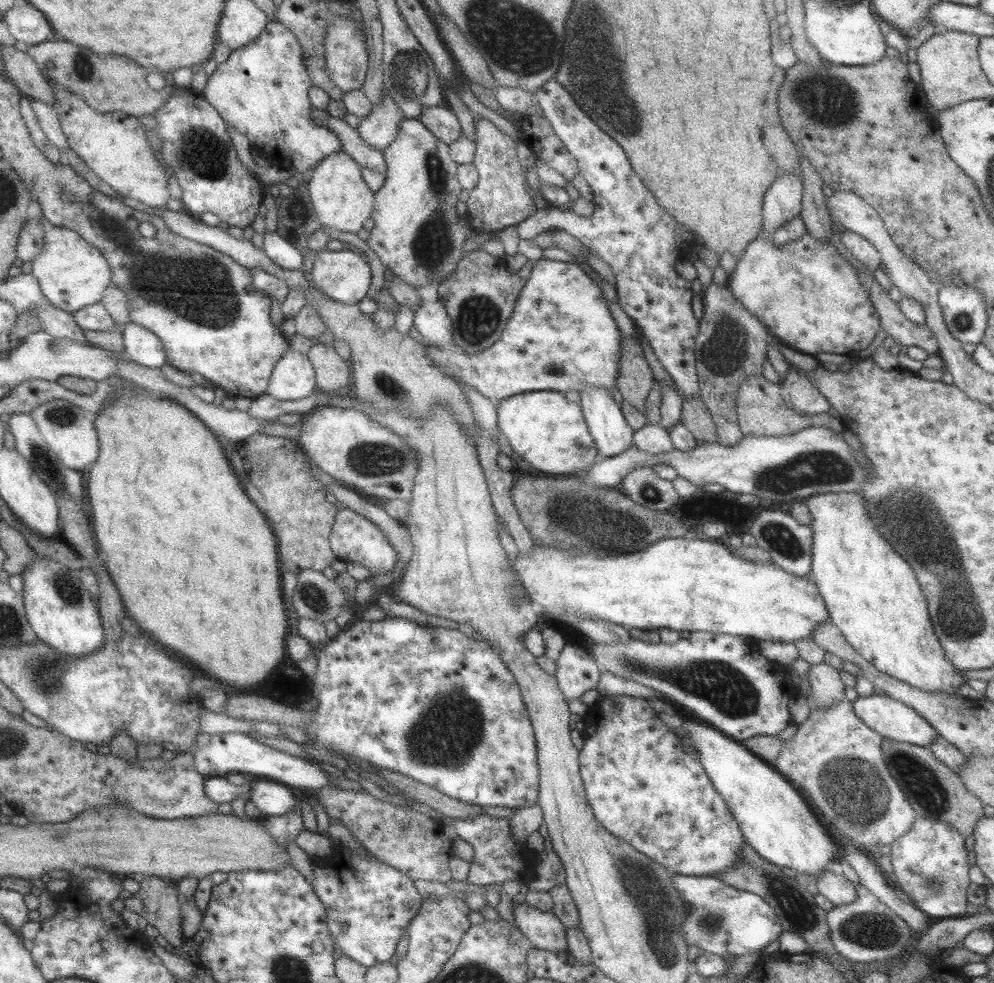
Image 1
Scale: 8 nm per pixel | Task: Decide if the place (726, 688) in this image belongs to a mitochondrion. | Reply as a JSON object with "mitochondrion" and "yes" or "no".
{"mitochondrion":"yes"}

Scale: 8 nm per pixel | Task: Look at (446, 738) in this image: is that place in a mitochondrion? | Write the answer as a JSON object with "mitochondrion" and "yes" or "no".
{"mitochondrion":"yes"}

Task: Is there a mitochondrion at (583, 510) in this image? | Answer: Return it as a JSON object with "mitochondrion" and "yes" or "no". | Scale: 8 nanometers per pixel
{"mitochondrion":"yes"}

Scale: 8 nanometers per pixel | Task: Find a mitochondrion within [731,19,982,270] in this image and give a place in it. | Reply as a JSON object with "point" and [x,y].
{"point":[835,104]}

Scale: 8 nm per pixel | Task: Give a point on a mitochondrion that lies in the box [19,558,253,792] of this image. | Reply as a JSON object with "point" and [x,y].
{"point":[47,674]}

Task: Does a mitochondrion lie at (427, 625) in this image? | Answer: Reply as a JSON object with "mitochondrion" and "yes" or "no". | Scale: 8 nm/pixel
{"mitochondrion":"no"}

